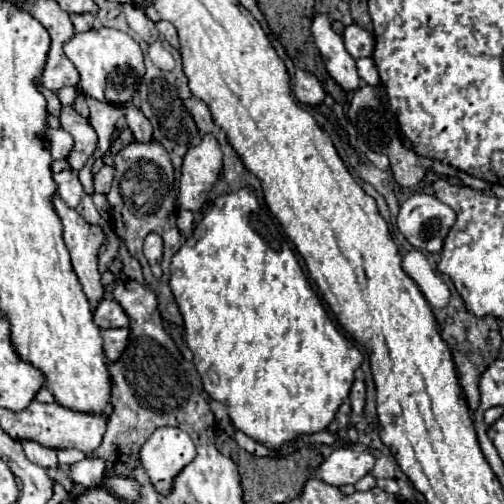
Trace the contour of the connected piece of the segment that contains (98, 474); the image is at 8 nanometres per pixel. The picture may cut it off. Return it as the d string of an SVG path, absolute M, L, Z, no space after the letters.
M84 458L82 462L76 462L70 470L70 480L74 484L82 484L84 488L100 486L104 476L104 460L102 458Z

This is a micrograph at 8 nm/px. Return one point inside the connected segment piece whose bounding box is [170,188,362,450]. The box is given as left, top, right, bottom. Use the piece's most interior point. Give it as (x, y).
(263, 344)

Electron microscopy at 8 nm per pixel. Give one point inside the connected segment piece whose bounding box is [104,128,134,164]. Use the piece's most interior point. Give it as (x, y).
(124, 137)

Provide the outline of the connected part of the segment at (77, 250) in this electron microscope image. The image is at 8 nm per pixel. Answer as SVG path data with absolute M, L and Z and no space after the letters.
M54 196L54 206L56 206L56 212L58 212L58 216L62 218L62 224L64 224L64 244L68 248L70 256L72 256L72 266L74 266L74 270L78 274L80 284L84 286L84 292L86 292L86 296L90 300L90 306L96 308L98 302L104 296L104 286L100 282L100 270L98 270L98 252L100 252L100 248L104 244L104 232L102 232L100 226L88 224L82 218L82 214L78 210L70 208L60 196Z

